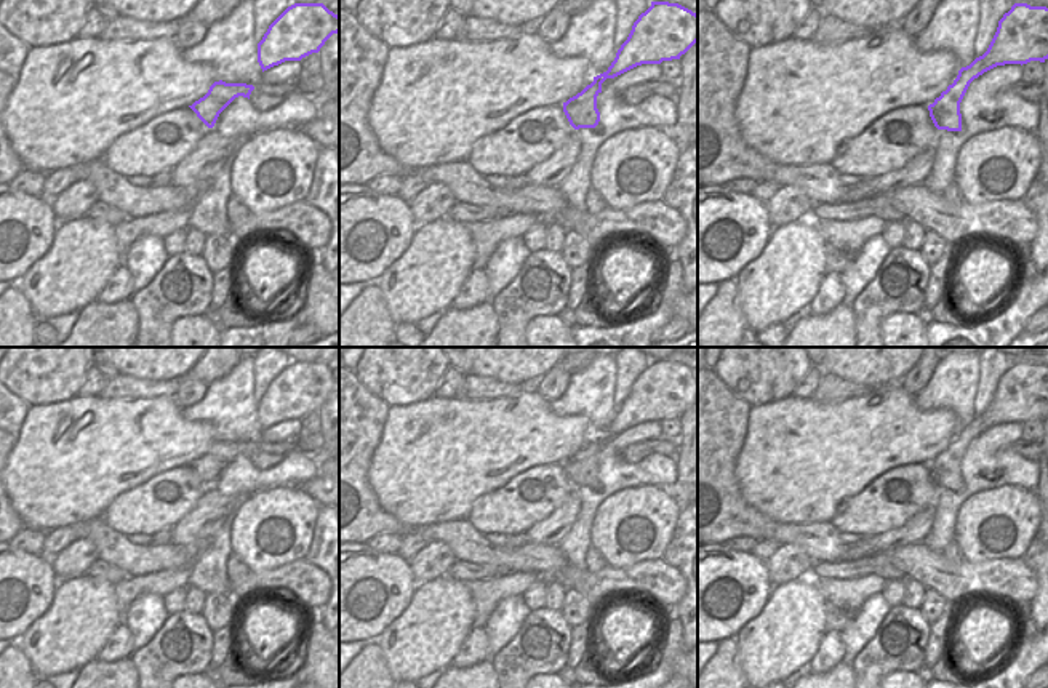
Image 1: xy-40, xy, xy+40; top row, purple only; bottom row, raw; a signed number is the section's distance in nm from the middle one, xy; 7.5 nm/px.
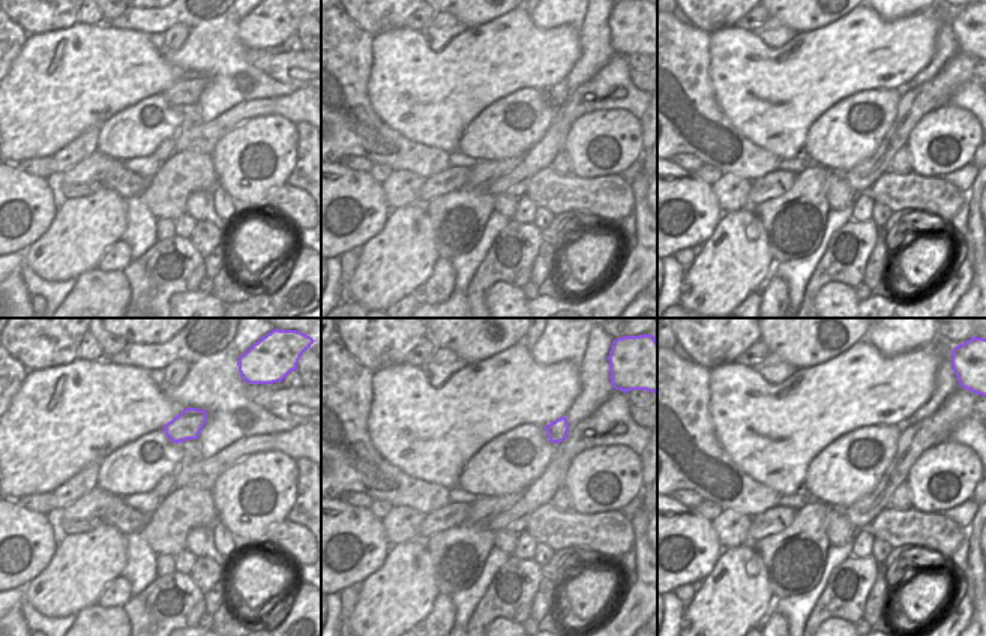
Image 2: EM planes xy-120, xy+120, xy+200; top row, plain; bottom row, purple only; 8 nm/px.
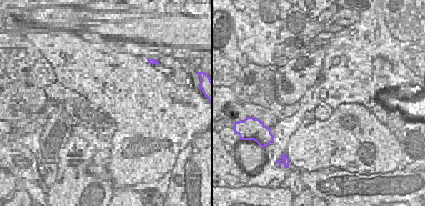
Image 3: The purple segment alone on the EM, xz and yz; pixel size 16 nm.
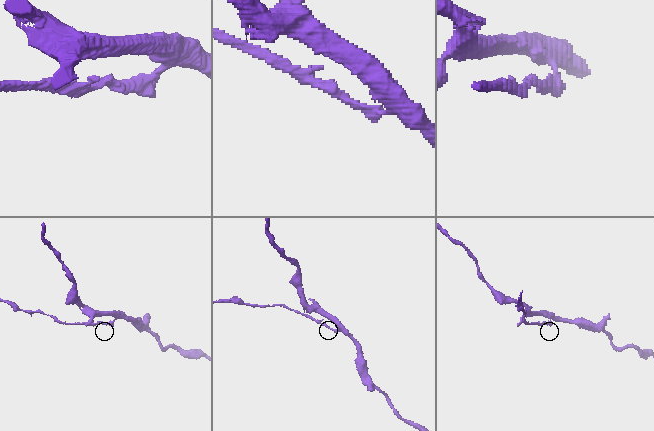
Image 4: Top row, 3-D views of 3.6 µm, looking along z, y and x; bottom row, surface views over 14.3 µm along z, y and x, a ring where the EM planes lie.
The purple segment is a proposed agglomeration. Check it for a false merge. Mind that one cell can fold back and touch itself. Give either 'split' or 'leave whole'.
split

